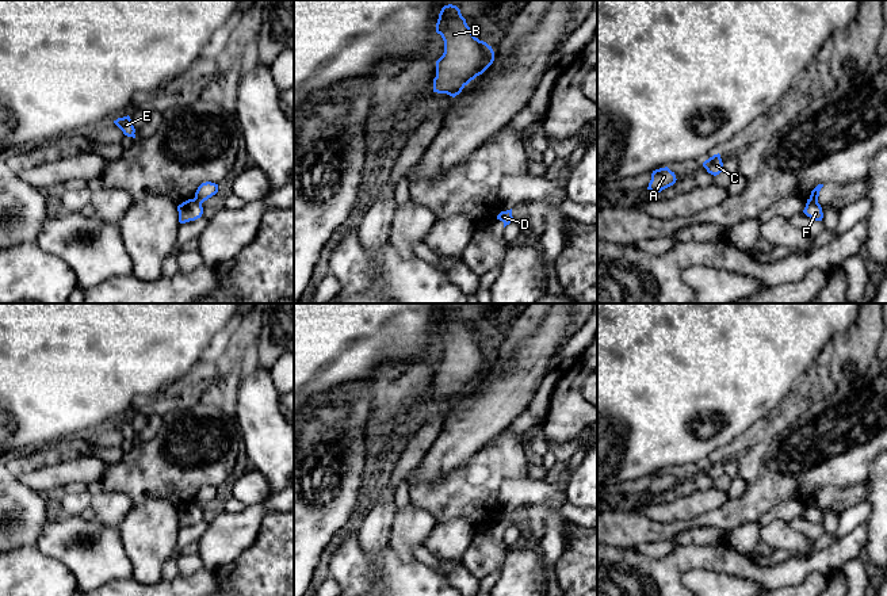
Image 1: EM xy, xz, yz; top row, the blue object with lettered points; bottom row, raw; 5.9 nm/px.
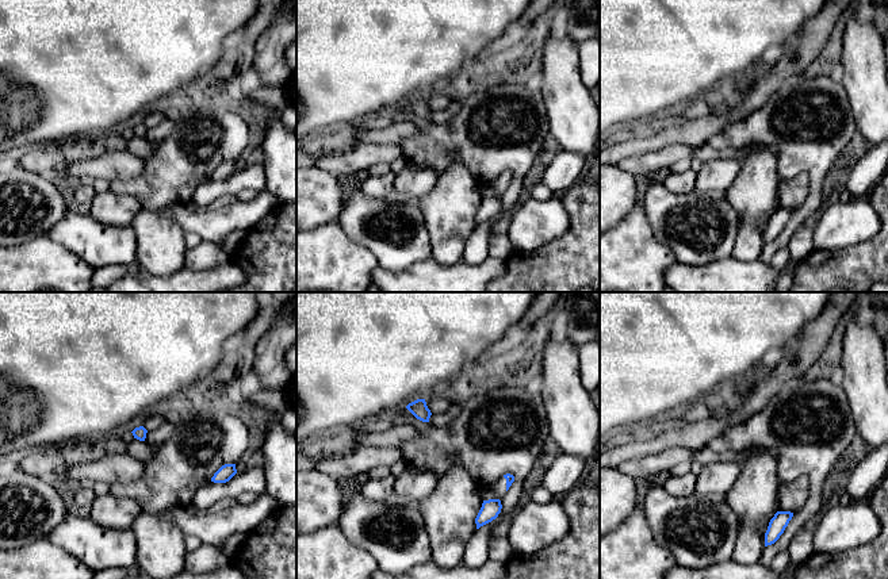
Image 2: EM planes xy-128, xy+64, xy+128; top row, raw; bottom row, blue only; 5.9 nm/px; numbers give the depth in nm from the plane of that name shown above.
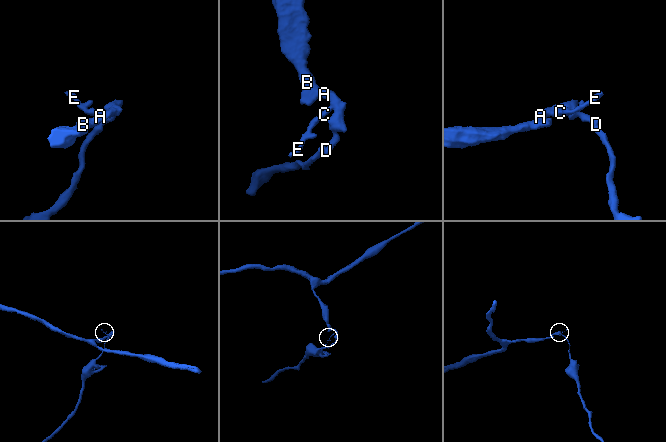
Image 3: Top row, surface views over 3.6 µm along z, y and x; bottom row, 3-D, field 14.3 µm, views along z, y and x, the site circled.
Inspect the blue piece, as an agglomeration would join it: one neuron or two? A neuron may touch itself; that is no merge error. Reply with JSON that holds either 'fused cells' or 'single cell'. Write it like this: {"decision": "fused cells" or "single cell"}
{"decision": "fused cells"}

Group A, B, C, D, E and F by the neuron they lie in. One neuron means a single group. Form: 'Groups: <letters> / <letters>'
Groups: A B C D E / F

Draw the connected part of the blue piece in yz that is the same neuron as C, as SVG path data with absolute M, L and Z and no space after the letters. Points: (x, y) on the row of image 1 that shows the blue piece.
M714 154L708 160L703 163L703 167L707 169L708 173L716 176L724 171L720 154Z

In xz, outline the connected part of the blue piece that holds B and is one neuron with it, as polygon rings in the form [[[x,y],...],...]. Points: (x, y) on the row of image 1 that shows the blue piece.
[[[444,5],[439,14],[436,33],[444,41],[444,53],[436,61],[433,92],[452,98],[494,61],[494,51],[474,37],[456,5]]]

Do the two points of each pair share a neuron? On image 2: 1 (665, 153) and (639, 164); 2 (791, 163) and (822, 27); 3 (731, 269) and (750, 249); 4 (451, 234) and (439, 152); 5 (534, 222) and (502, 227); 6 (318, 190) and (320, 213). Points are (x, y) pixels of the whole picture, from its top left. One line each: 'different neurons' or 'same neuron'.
1: same neuron
2: different neurons
3: different neurons
4: different neurons
5: different neurons
6: same neuron

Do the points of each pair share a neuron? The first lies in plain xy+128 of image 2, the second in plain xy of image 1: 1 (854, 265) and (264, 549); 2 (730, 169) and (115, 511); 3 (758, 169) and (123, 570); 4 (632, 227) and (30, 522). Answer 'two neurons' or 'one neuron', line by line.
1: one neuron
2: one neuron
3: two neurons
4: two neurons

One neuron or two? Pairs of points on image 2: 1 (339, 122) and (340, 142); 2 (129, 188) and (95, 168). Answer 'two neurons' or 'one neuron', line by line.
1: two neurons
2: two neurons

